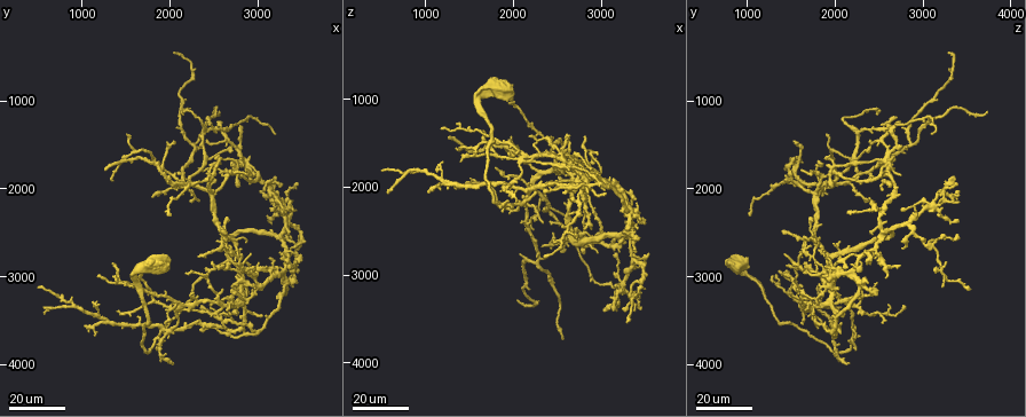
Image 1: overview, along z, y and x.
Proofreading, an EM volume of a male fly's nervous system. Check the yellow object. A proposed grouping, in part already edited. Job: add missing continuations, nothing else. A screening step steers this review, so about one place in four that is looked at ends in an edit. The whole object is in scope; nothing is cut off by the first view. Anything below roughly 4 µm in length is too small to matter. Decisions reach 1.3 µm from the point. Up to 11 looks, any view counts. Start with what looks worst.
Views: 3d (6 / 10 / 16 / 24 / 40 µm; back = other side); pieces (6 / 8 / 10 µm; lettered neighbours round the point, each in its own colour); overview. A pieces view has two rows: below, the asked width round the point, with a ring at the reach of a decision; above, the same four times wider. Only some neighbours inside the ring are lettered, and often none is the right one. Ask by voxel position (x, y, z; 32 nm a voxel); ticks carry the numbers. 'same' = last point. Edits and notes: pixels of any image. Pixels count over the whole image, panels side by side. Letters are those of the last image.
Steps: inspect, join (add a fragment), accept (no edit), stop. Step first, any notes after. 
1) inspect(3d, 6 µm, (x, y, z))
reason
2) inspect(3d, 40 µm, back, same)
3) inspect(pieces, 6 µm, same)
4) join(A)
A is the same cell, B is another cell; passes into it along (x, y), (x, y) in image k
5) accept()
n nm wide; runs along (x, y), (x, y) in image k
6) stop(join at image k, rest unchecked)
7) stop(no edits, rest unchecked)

inspect(3d, 24 µm, (1960, 1940, 1400))
an open end

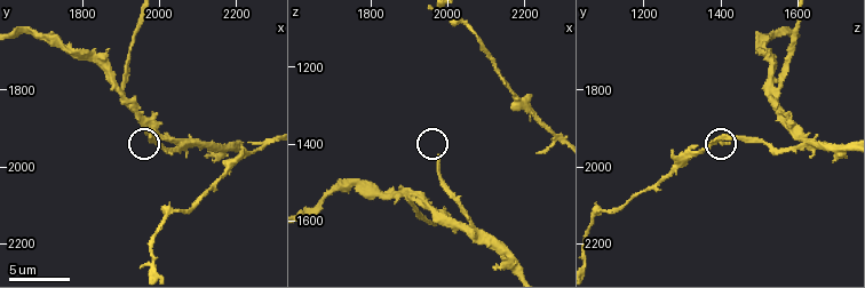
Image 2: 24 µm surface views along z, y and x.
inspect(pieces, 6 µm, (1970, 1920, 1430))
see the neighbours

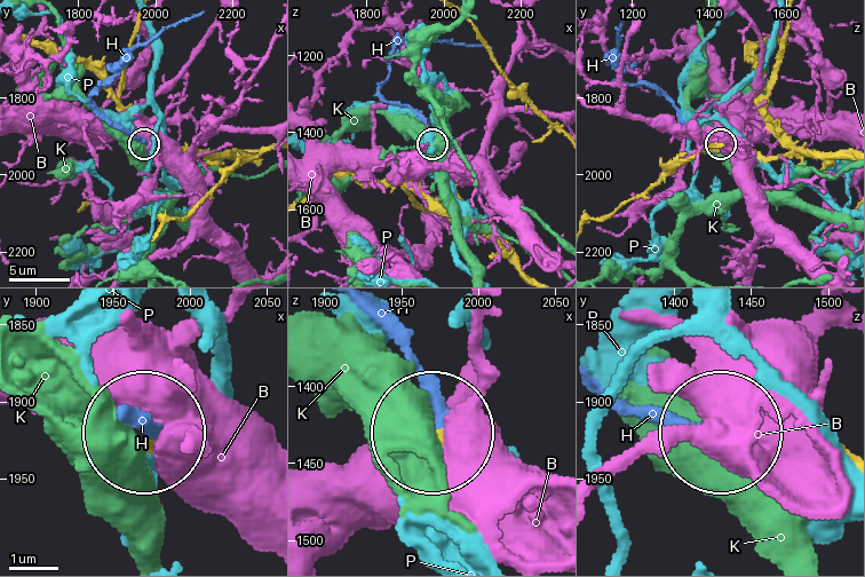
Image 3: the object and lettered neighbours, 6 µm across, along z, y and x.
join(H)
H is the same cell, B, K and P are other cells; the cell continues

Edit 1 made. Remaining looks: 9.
inspect(3d, 24 µm, (1880, 3860, 2220))

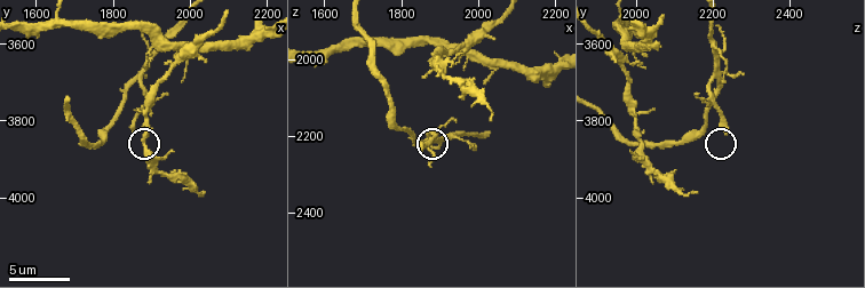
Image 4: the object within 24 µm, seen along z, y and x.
inspect(pieces, 6 µm, (1850, 3825, 2235))

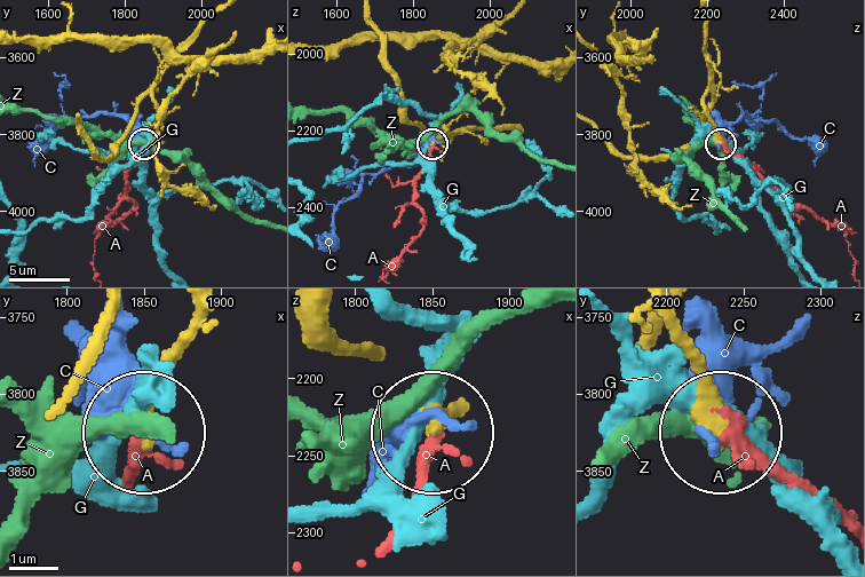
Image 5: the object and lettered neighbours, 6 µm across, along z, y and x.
join(A)
310 nm wide; A is the same cell, C, G and Z are other cells; passes into it along (443, 127), (414, 184), (422, 231), (386, 269) in image 5; it goes on there

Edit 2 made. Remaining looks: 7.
inspect(overview)

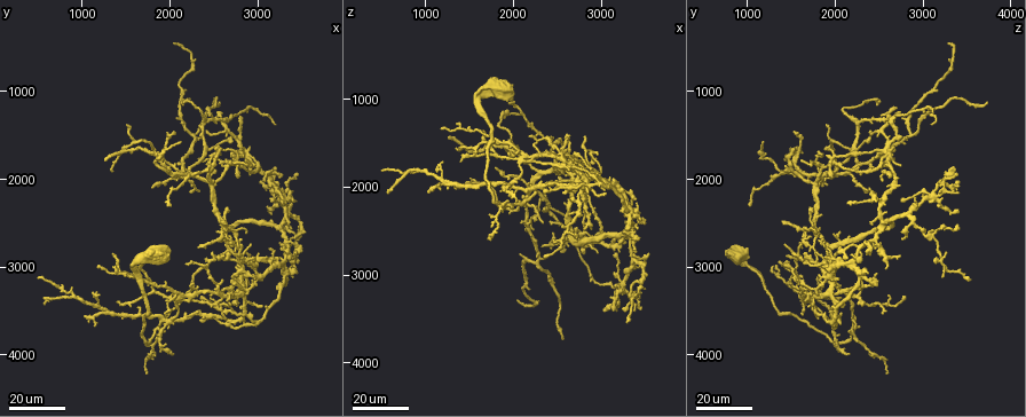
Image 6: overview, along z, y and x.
inspect(3d, 16 µm, (2580, 1120, 3740))

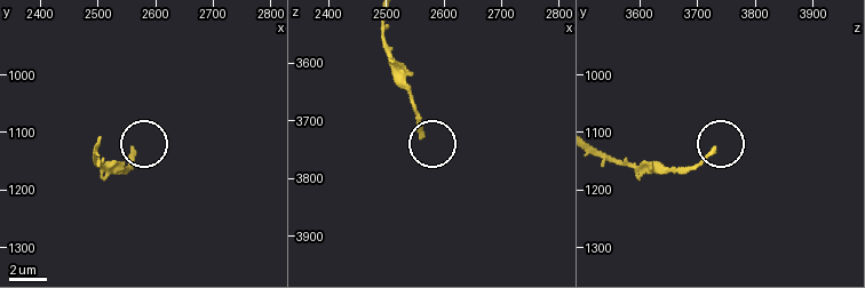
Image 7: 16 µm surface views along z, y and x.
inspect(pieces, 8 µm, (2560, 1130, 3730))

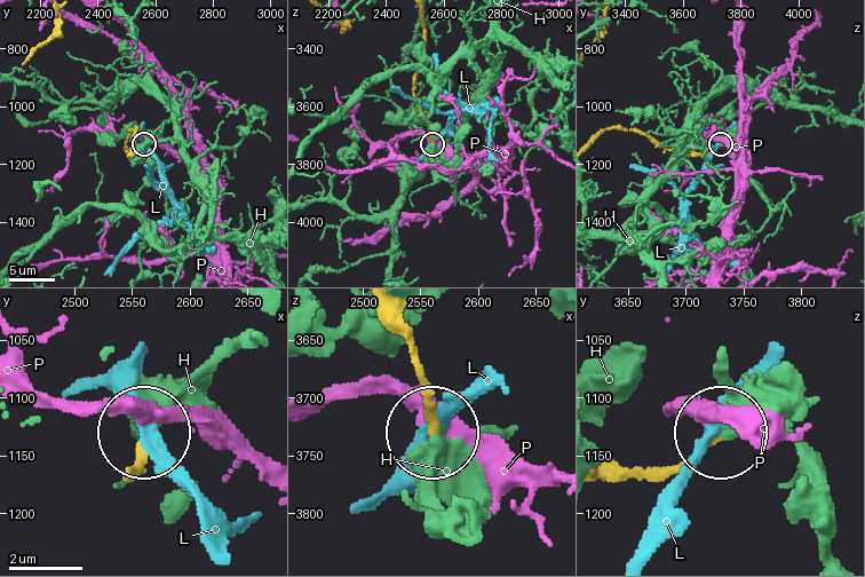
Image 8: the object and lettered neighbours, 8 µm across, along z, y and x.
accept()
H, L and P are other cells; no lettered fragment goes on from it

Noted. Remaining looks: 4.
inspect(3d, 16 µm, (1760, 4000, 2420))
free end

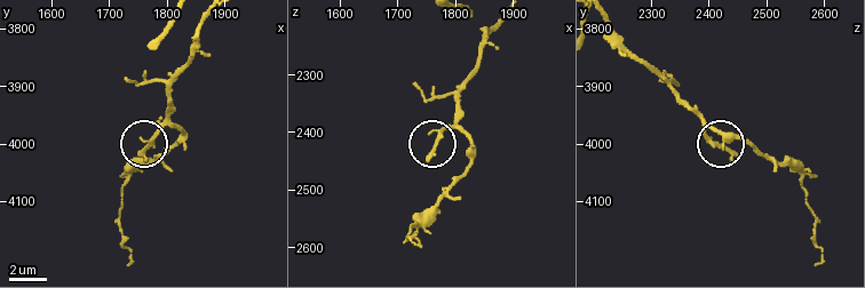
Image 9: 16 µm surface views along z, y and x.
inspect(pieces, 10 µm, (1755, 4020, 2445))

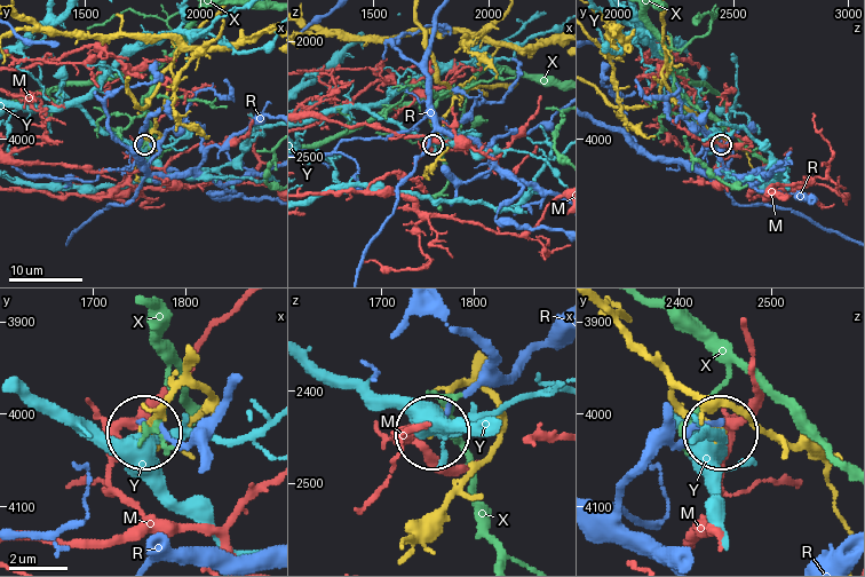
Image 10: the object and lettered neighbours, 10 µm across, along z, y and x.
accept()
M, R, X and Y are other cells; none of them fits

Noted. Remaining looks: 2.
inspect(3d, 24 µm, (560, 3340, 2040))
branch stops here

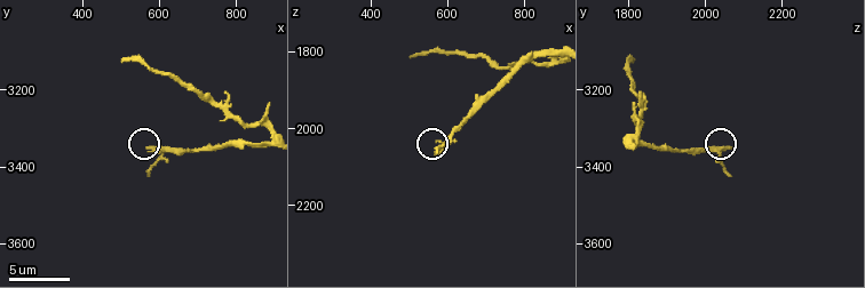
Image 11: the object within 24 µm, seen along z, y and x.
inspect(pieces, 6 µm, (570, 3345, 2060))

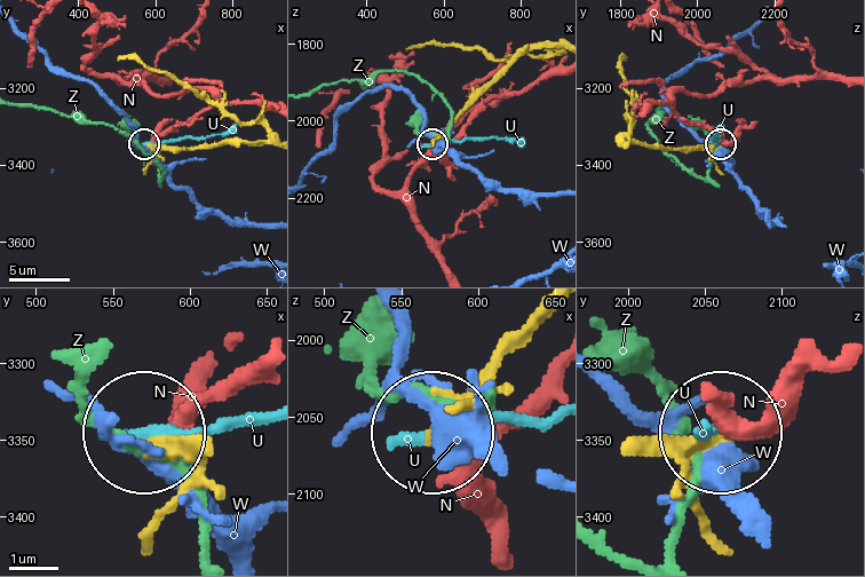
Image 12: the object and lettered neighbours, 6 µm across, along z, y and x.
accept()
N, U, W and Z are other cells; runs along (661, 447), (720, 437) in image 12; no lettered fragment goes on from it

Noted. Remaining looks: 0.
stop(join at image 3, join at image 5, rest unchecked)

